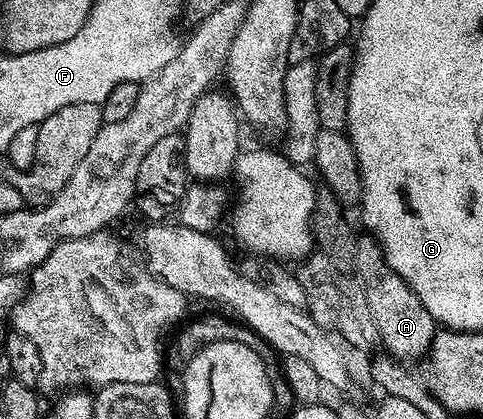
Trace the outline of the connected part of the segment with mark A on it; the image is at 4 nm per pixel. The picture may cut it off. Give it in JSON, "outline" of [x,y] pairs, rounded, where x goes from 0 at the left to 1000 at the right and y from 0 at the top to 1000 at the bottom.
{"outline":[[[760,556],[739,558],[737,566],[737,635],[735,654],[754,683],[758,718],[766,718],[766,757],[774,757],[774,776],[787,797],[793,835],[807,850],[830,862],[861,862],[876,854],[894,831],[894,809],[907,788],[907,773],[894,749],[874,728],[874,718],[849,690],[849,680],[824,652],[816,652],[795,621],[795,594]]]}

